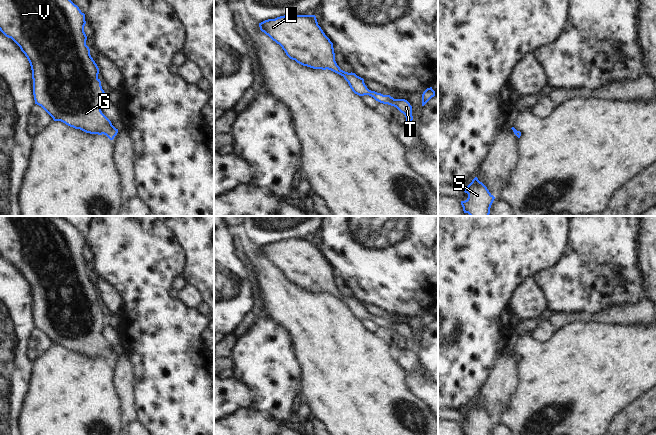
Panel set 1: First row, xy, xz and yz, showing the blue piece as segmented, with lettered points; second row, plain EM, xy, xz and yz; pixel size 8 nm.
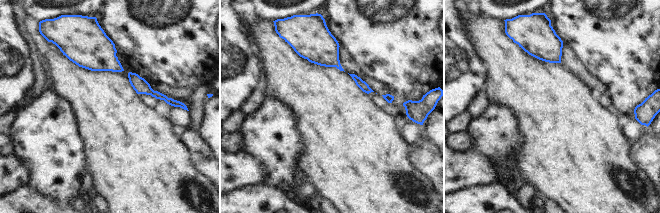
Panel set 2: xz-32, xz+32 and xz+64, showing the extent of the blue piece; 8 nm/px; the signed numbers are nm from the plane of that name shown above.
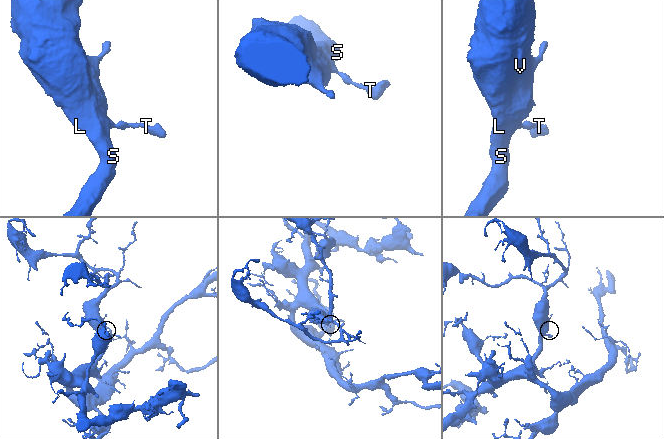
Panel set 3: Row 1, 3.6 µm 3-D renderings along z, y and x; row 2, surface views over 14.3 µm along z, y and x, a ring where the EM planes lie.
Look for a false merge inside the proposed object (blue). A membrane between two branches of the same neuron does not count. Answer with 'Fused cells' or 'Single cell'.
Single cell

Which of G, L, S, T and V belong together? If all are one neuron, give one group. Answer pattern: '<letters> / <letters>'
G L S T V

